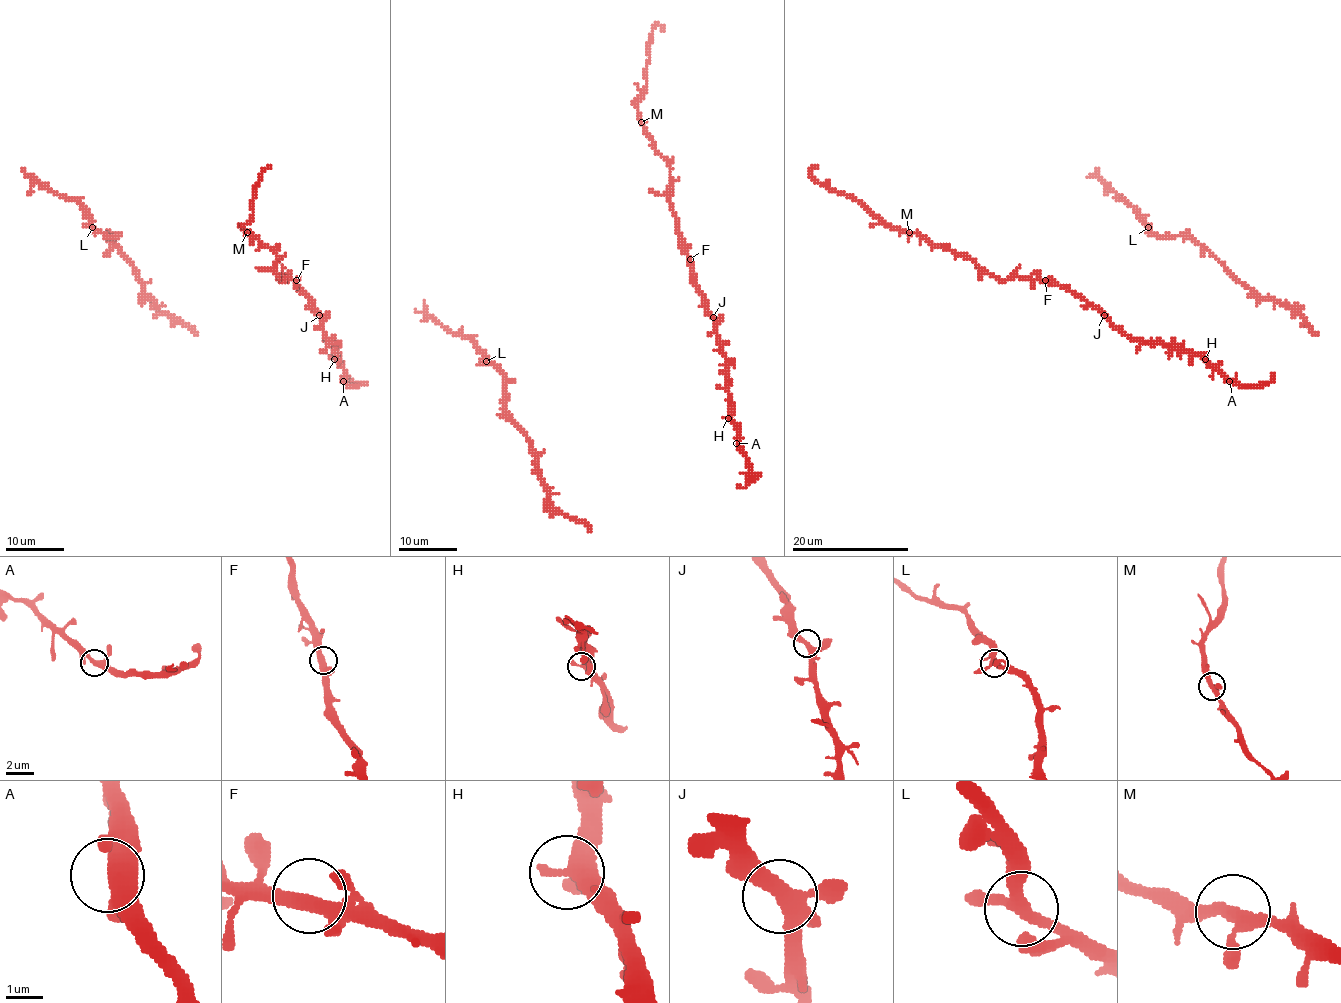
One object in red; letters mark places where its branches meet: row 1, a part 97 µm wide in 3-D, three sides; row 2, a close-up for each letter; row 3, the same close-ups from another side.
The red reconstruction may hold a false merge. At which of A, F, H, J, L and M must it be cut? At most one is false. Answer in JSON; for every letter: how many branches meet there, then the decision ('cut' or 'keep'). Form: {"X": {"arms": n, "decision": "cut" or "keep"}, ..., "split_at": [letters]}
{"A": {"arms": 3, "decision": "keep"}, "F": {"arms": 3, "decision": "keep"}, "H": {"arms": 3, "decision": "keep"}, "J": {"arms": 3, "decision": "keep"}, "L": {"arms": 3, "decision": "keep"}, "M": {"arms": 3, "decision": "keep"}, "split_at": []}

